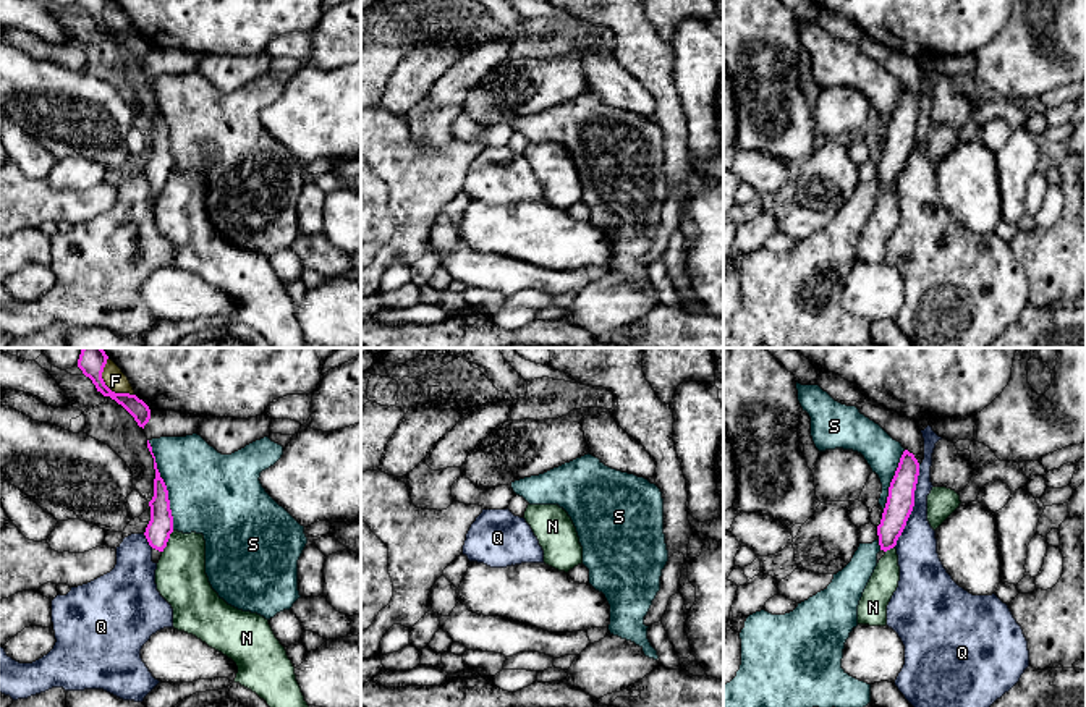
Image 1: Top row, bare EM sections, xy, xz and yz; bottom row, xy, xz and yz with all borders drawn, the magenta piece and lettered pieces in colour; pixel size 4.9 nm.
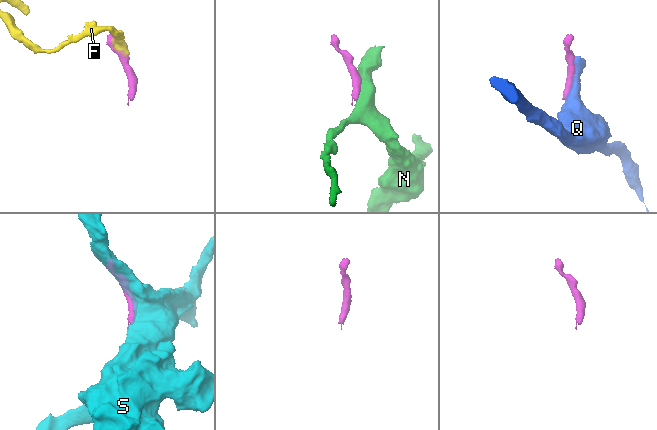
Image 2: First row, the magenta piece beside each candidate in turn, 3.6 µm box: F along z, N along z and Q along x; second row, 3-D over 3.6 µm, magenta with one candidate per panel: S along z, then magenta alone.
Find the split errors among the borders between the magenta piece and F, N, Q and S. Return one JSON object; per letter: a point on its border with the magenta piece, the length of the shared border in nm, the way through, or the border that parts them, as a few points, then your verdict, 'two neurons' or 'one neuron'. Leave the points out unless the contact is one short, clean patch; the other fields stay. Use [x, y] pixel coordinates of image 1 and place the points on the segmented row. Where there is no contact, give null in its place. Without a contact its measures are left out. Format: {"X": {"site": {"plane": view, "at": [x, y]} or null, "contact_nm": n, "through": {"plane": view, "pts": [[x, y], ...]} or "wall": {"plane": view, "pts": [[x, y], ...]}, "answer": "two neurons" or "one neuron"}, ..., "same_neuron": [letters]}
{"F": {"site": {"plane": "xy", "at": [106, 385]}, "contact_nm": 240, "wall": {"plane": "xy", "pts": [[107, 358], [102, 368], [102, 381], [115, 392], [133, 395]]}, "answer": "two neurons"}, "N": {"site": {"plane": "xy", "at": [167, 541]}, "contact_nm": 130, "wall": {"plane": "xy", "pts": [[173, 531], [162, 552]]}, "answer": "two neurons"}, "Q": {"site": {"plane": "yz", "at": [913, 505]}, "contact_nm": 420, "answer": "two neurons"}, "S": {"site": {"plane": "xy", "at": [165, 486]}, "contact_nm": 460, "answer": "two neurons"}, "same_neuron": []}

